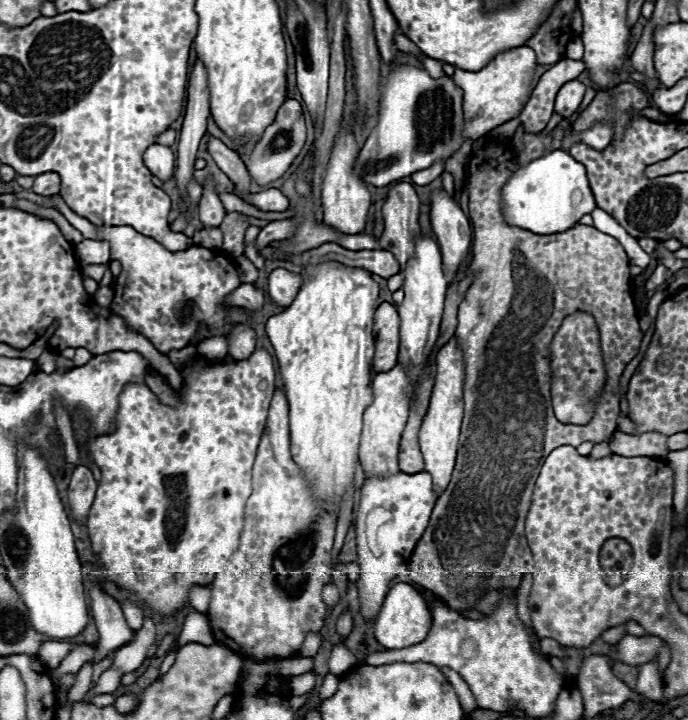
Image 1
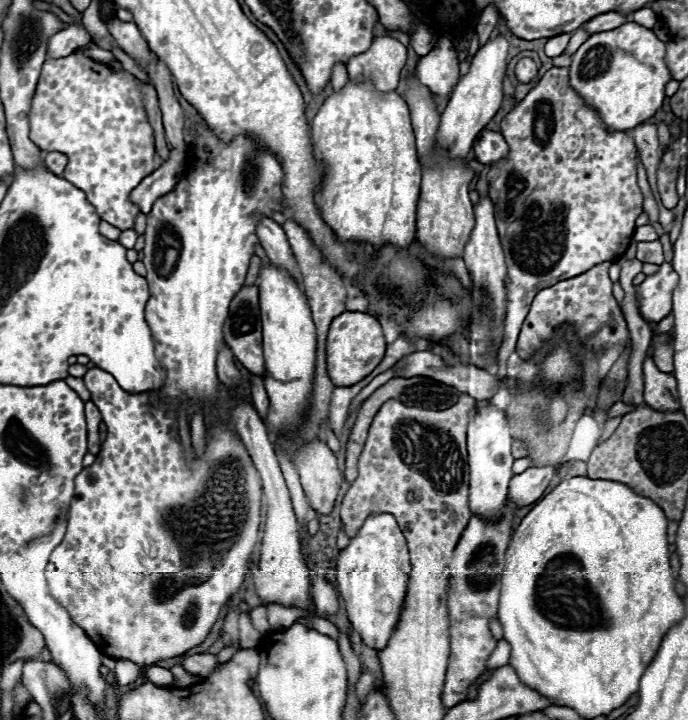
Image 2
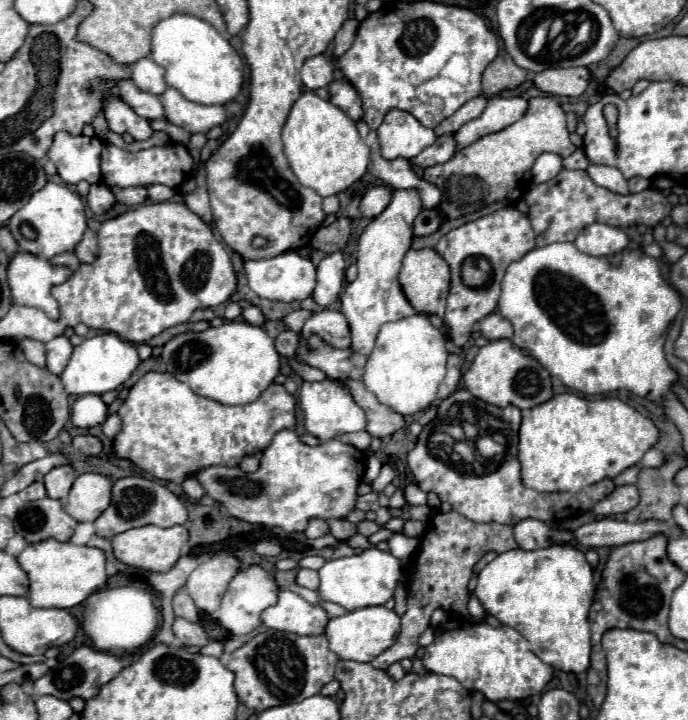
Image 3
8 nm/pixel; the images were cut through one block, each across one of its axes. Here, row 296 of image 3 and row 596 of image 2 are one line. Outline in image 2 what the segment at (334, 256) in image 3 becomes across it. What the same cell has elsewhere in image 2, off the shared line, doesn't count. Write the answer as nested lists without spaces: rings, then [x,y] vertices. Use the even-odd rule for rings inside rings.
[[[322,576],[312,578],[312,598],[314,598],[314,604],[316,604],[316,612],[320,616],[336,614],[338,608],[340,608],[334,588]]]

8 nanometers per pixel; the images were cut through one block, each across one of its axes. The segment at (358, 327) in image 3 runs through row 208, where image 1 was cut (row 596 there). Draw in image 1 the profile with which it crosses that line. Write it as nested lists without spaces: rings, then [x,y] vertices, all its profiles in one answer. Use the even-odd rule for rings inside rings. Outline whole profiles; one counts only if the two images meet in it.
[[[400,582],[388,590],[372,626],[374,626],[374,638],[384,648],[388,648],[388,650],[408,648],[408,646],[422,642],[428,636],[428,630],[432,626],[432,614],[428,610],[428,604],[422,598],[422,594],[418,590],[414,590],[410,584]]]

